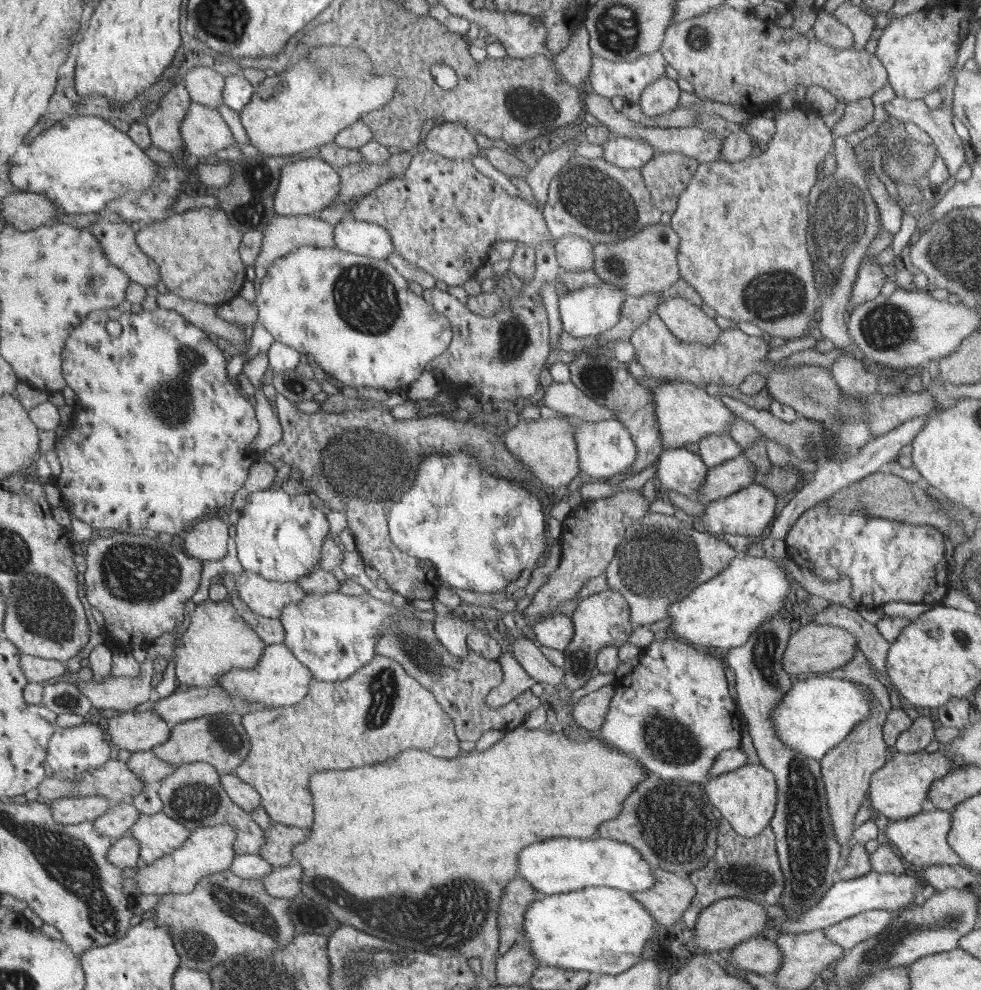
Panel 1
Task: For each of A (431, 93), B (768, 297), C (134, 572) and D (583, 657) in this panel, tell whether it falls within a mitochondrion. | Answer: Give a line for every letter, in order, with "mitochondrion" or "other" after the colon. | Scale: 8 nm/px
A: other
B: mitochondrion
C: mitochondrion
D: mitochondrion

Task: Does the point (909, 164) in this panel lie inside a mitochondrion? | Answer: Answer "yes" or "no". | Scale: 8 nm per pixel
yes

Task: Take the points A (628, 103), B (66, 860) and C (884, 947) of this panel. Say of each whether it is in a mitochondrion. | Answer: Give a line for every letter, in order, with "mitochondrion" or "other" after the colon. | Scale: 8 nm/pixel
A: other
B: mitochondrion
C: mitochondrion

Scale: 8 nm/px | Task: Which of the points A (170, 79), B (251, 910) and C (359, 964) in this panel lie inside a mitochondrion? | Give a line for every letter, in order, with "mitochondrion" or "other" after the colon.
A: other
B: mitochondrion
C: mitochondrion

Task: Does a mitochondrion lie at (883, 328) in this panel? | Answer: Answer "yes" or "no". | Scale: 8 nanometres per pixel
yes

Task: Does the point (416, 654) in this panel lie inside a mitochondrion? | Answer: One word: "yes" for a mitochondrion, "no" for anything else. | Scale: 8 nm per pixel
yes

